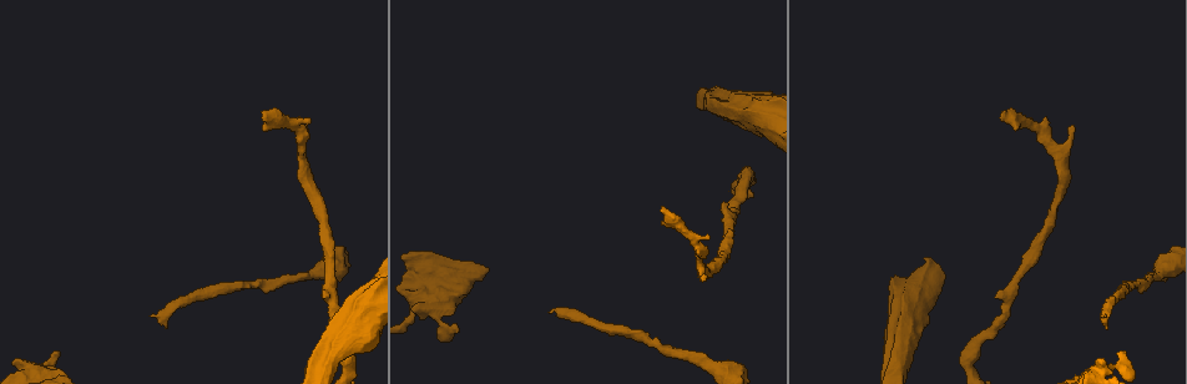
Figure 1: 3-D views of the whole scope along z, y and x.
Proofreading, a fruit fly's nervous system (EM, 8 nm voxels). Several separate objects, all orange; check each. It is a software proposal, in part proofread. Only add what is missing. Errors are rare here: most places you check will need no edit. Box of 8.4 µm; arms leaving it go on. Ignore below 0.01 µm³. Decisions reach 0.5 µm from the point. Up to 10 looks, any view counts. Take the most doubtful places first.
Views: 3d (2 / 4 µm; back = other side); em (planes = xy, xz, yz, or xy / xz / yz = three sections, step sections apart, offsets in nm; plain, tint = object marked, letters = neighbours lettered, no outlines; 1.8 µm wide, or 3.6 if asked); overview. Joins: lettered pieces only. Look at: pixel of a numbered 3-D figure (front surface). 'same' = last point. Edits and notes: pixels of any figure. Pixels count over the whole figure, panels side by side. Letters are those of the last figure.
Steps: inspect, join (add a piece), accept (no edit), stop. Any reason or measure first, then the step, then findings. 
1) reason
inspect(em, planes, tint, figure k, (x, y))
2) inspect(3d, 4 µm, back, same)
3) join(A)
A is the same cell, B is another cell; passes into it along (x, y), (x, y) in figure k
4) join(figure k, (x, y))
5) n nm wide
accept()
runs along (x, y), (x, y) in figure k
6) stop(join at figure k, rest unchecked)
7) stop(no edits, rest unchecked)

long arm stops here
inspect(em, yz, step 8, tint, figure 1, (165, 328))

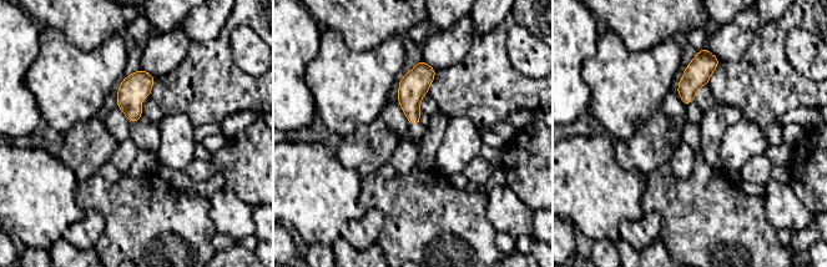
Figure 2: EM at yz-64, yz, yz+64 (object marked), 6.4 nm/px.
cut it another way
inspect(em, planes, tint, same)

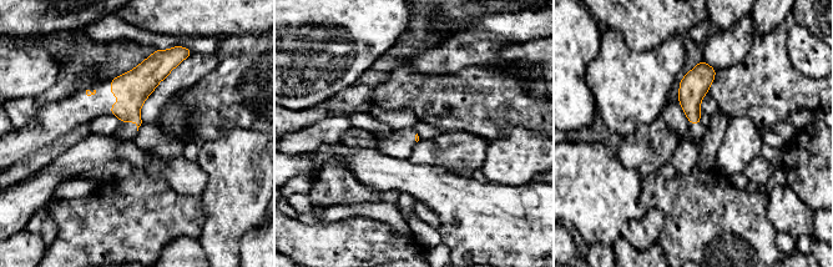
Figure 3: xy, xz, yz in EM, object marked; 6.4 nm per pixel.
what lies round it
inspect(em, planes, letters, same)

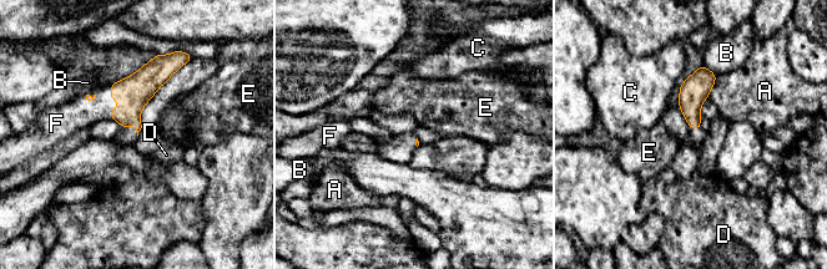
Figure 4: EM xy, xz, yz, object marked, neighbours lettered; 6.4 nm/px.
join(F)
F is the same cell, A, B, C, D and E are other cells; passes into it along (134, 92), (119, 100), (82, 113) in figure 4; the neuron continues

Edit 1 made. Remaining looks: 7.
inspect(overview)

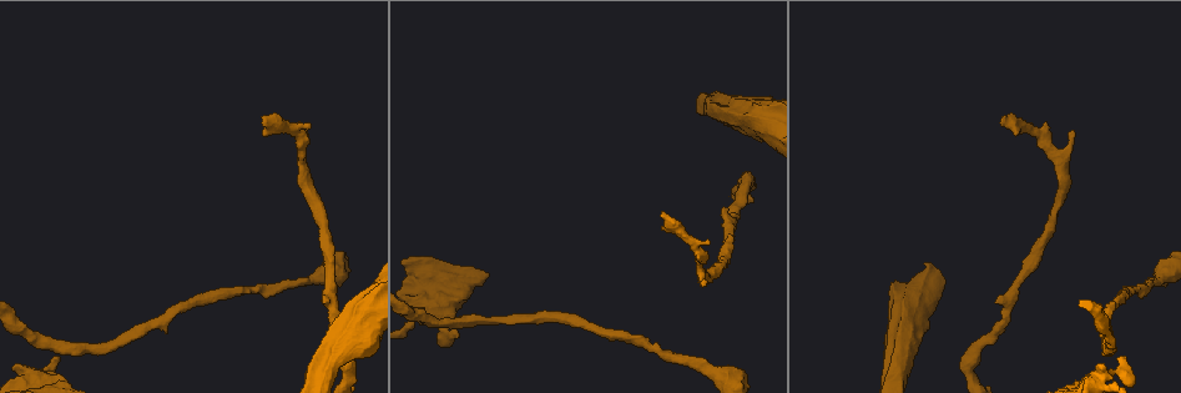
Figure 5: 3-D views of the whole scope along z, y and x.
free end
inspect(em, planes, letters, figure 5, (703, 285))

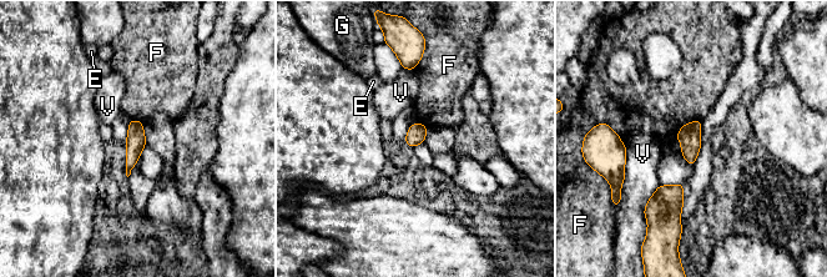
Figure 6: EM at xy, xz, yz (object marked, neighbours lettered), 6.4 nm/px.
accept()
E, F, G and V are other cells; border along (609, 126), (624, 144) in figure 6; none of them fits

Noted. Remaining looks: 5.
calibre changes
inspect(em, yz, step 8, letters, figure 5, (321, 276))

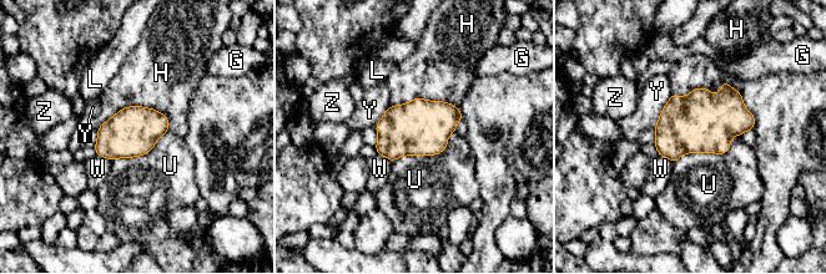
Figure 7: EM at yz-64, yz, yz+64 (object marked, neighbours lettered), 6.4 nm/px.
accept()
G, H, L, U, W, Y and Z are other cells; border along (739, 135), (723, 153), (673, 163) in figure 7; none of them fits

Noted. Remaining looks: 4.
stop(join at figure 4, rest unchecked)

